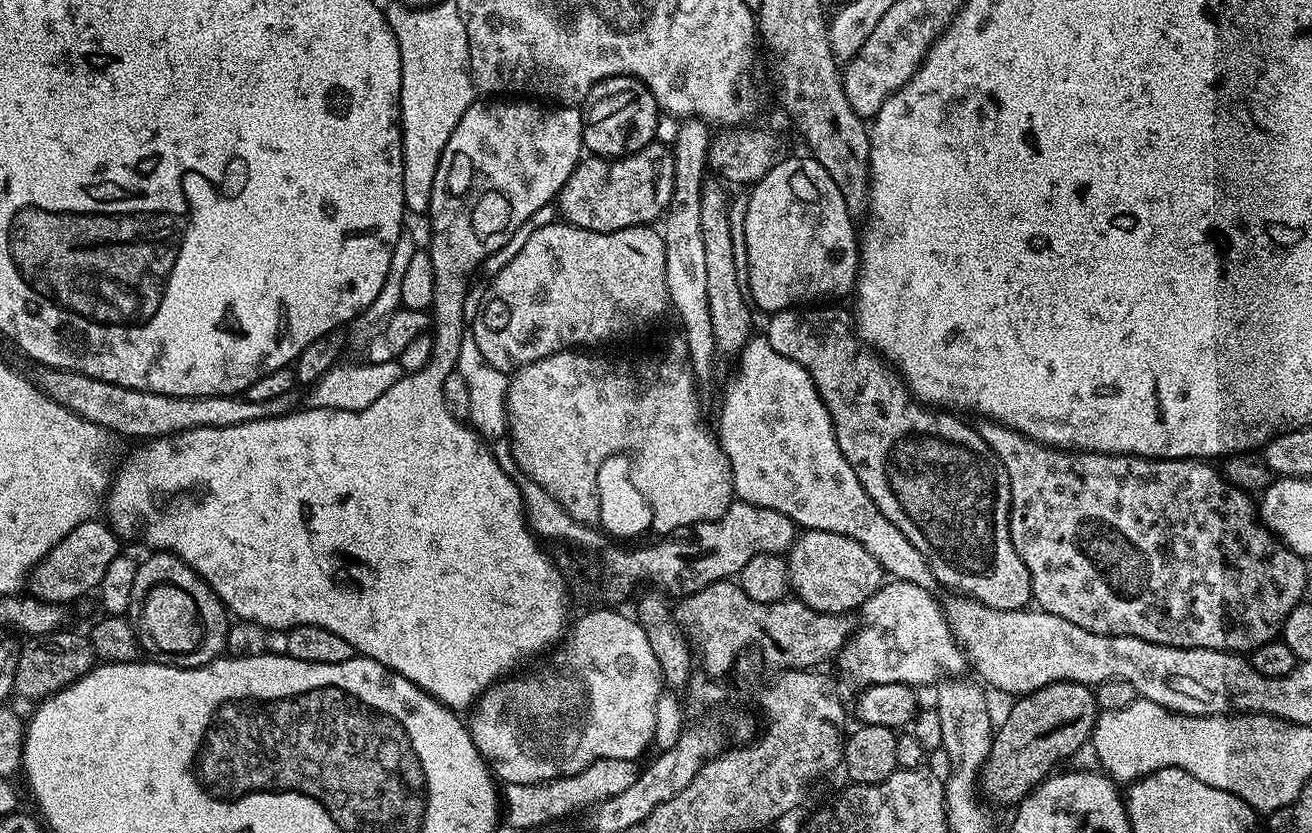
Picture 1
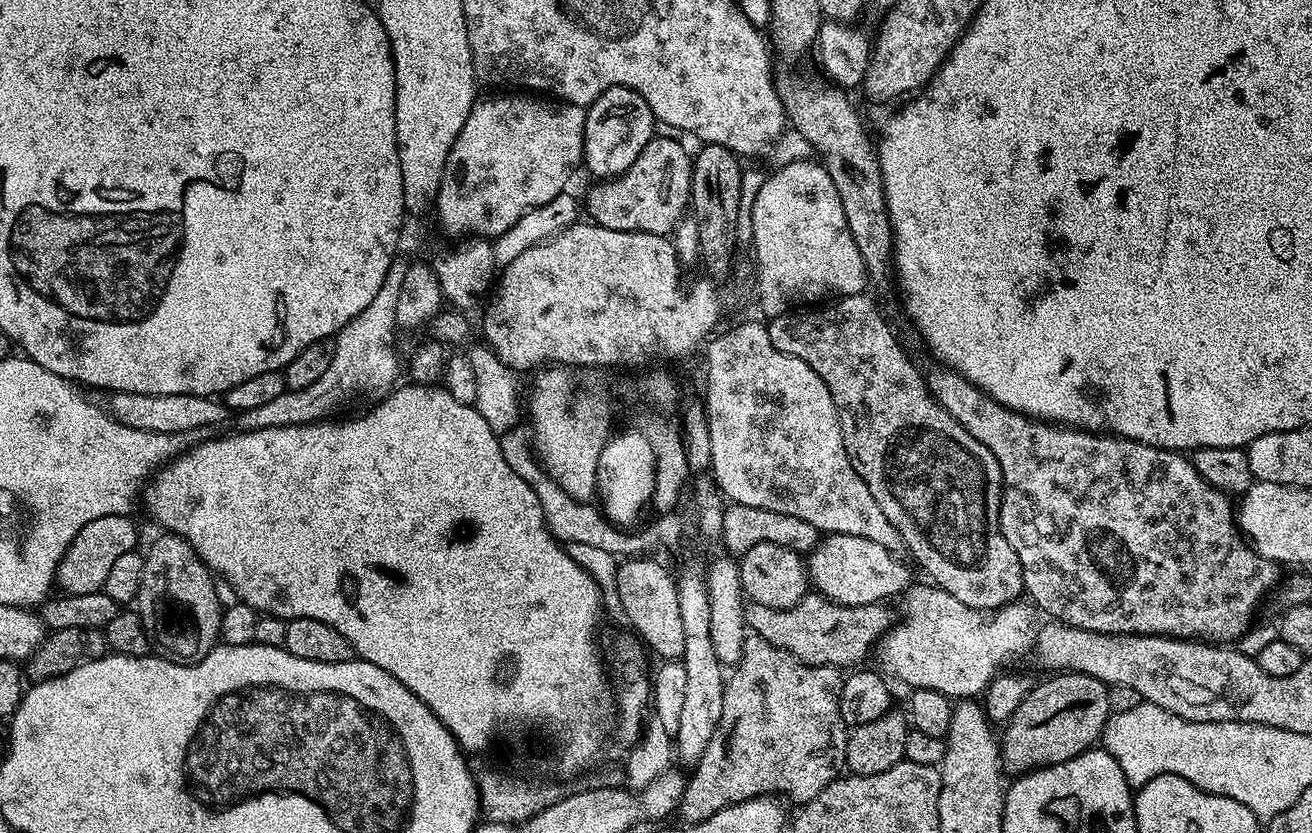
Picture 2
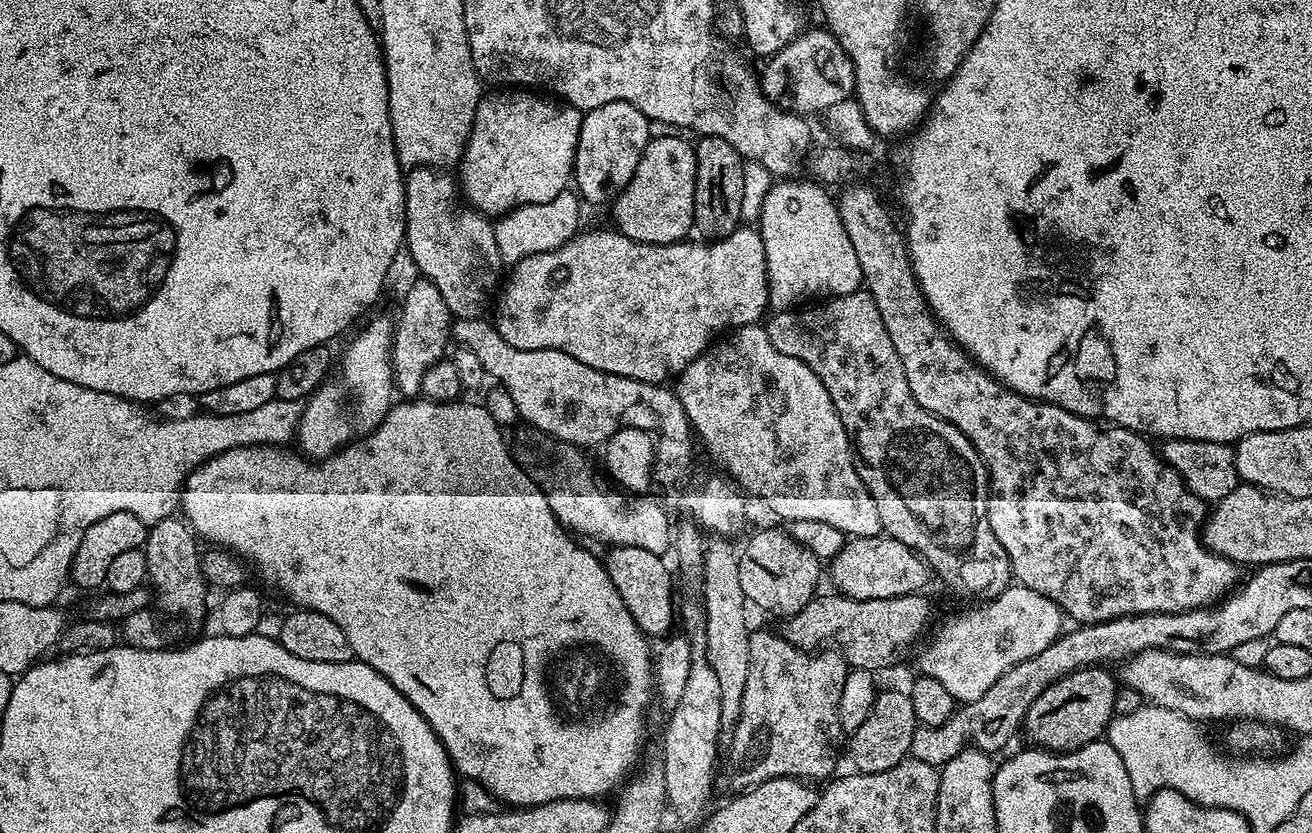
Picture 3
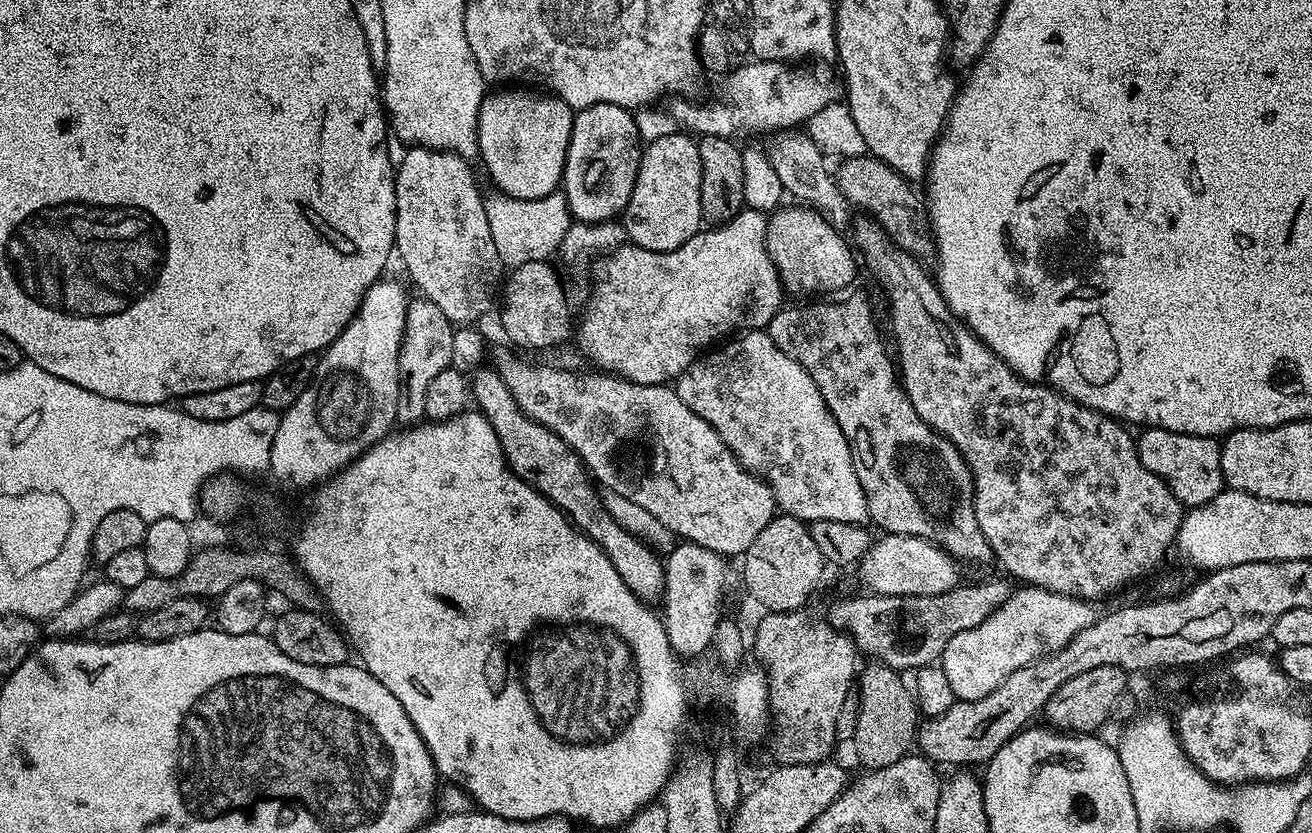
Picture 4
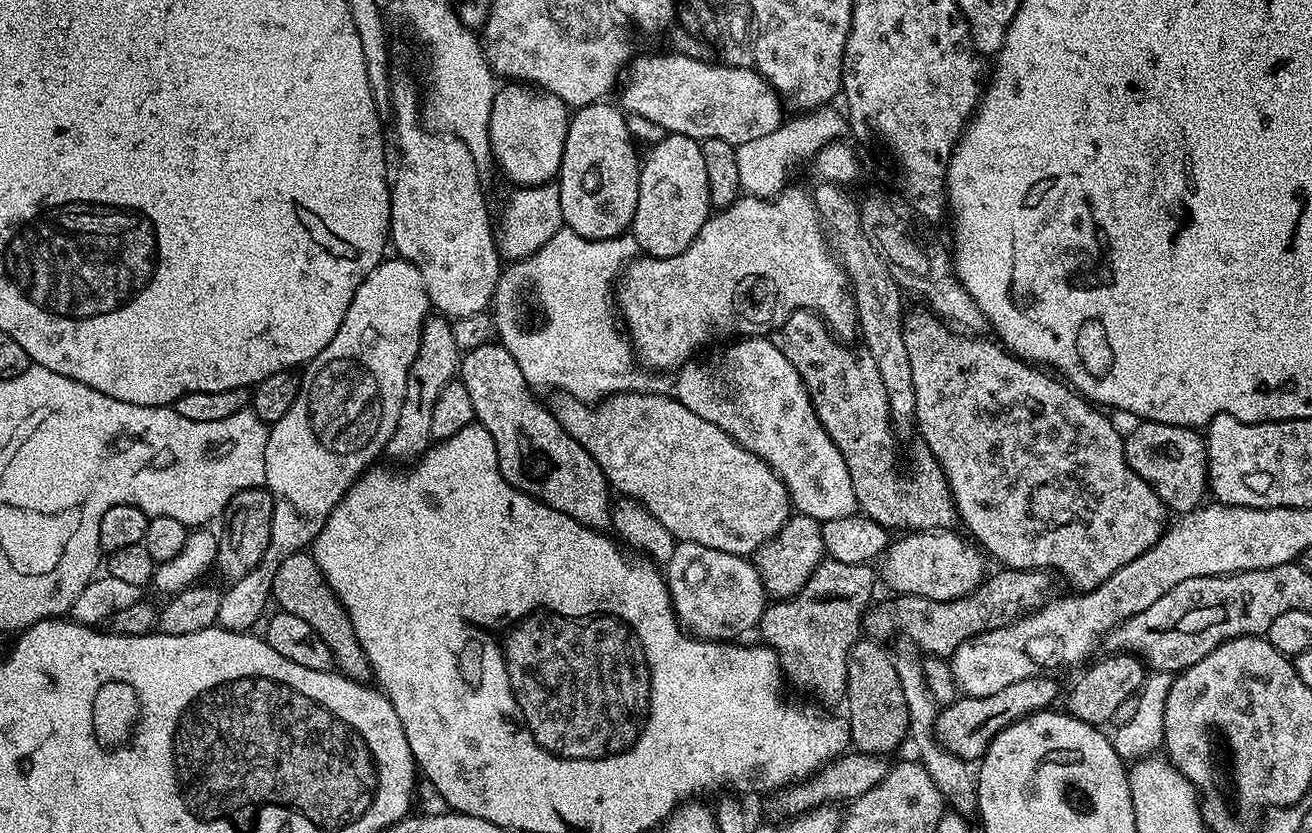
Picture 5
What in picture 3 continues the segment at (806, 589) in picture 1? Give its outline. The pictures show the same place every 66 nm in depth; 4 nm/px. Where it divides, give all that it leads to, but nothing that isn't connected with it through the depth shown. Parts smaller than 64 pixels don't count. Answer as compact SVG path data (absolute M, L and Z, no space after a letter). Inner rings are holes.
M857 536L849 539L832 561L832 584L837 593L855 600L870 598L894 598L910 596L924 590L930 577L928 563L910 546L898 542L894 537Z

